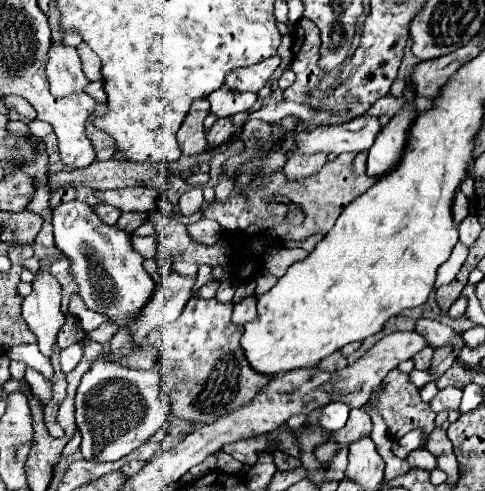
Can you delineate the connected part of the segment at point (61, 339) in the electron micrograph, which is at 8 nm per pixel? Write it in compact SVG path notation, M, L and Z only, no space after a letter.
M69 316L59 331L57 344L60 349L64 349L75 342L83 340L83 338L85 338L85 332L79 319L75 316Z

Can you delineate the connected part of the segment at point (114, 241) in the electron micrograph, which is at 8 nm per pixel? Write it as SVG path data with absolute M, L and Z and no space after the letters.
M65 202L53 210L55 246L69 258L73 278L79 286L79 294L87 308L107 314L111 322L119 324L119 332L111 340L111 348L121 354L129 354L129 326L137 312L151 296L155 282L143 268L143 258L131 248L131 234L117 226L103 224L85 202Z

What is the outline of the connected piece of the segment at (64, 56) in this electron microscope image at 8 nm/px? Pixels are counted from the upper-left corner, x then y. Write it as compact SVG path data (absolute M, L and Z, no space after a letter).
M51 44L47 78L53 96L61 96L61 98L85 92L85 86L89 84L87 76L81 70L81 60L77 56L77 50L67 48L63 44Z

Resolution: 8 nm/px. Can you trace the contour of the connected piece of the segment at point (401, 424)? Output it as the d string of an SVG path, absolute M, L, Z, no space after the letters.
M399 368L391 370L385 376L385 380L381 384L381 390L375 394L373 410L389 426L391 438L401 438L403 434L407 434L409 430L415 430L415 428L421 428L421 430L425 430L425 434L431 434L431 430L435 428L435 412L431 410L431 406L427 402L421 400L419 388L409 380L409 374L401 372Z

